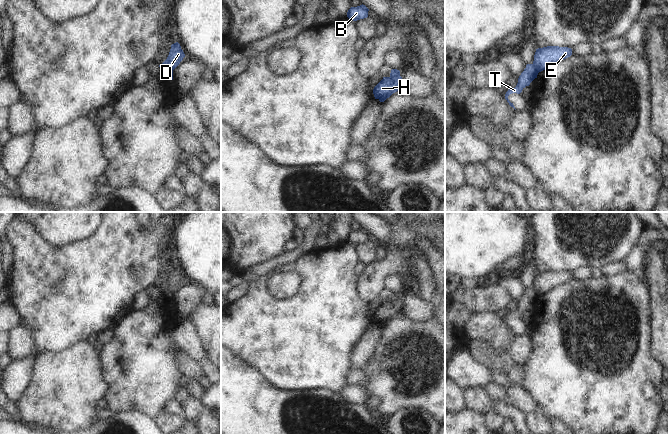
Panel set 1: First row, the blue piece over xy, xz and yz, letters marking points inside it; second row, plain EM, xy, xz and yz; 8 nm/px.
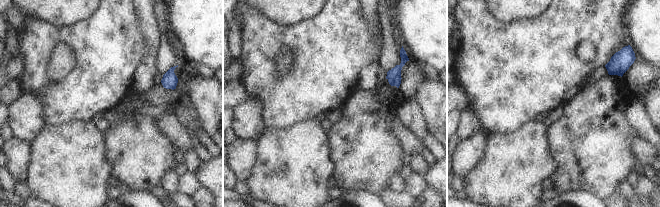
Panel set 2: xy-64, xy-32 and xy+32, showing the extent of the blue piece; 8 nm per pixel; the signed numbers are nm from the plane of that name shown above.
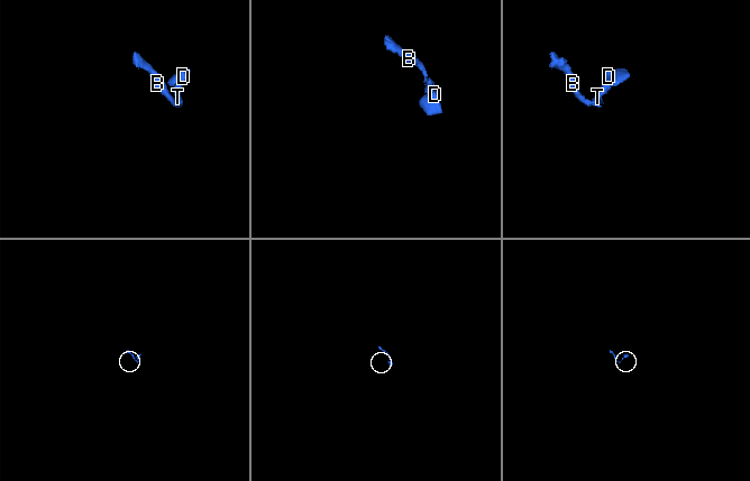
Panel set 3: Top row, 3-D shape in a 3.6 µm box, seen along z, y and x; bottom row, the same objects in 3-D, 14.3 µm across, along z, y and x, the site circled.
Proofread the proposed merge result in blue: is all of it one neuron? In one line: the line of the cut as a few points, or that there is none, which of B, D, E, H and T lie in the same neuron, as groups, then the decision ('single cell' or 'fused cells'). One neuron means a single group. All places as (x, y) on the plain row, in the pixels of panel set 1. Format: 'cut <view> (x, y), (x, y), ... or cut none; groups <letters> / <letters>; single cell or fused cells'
cut none; groups B D E H T; single cell

